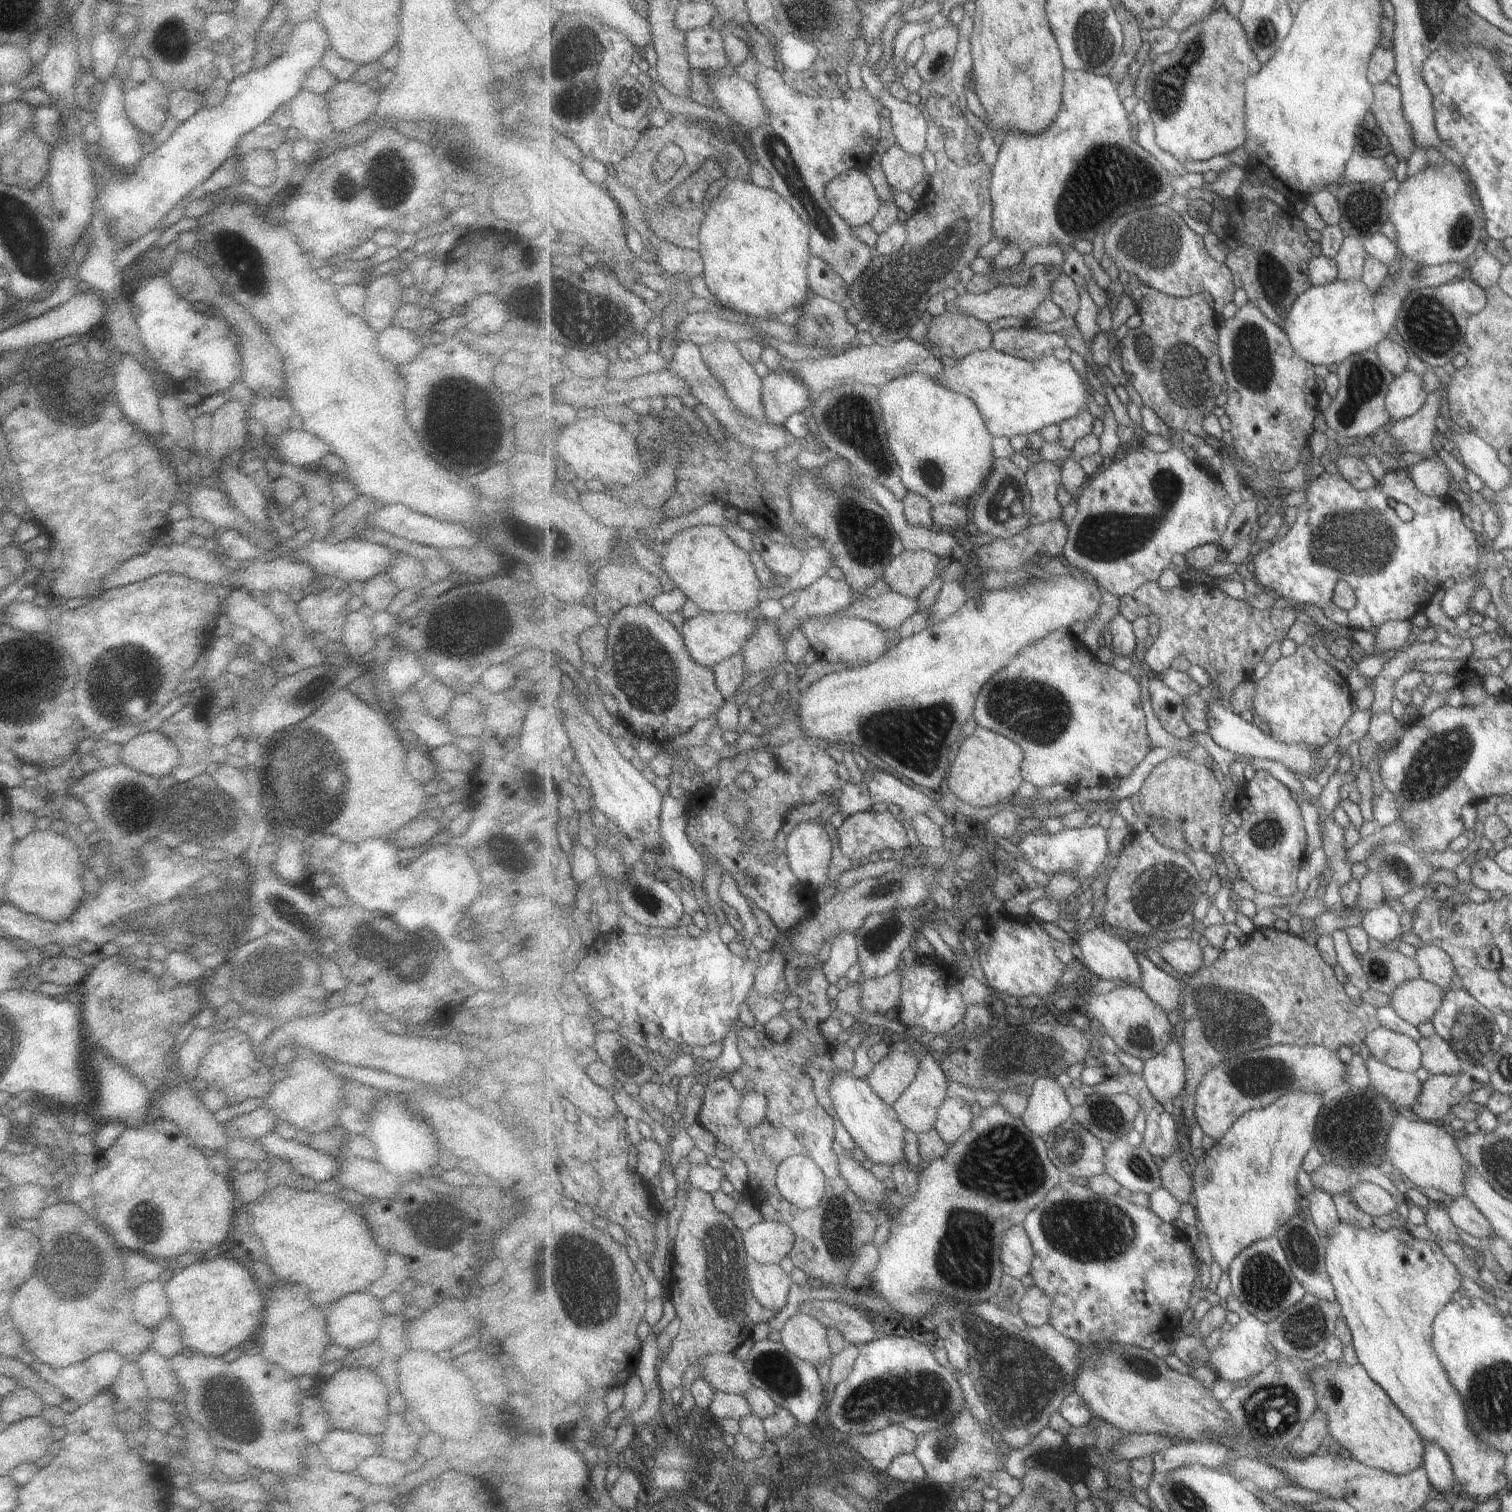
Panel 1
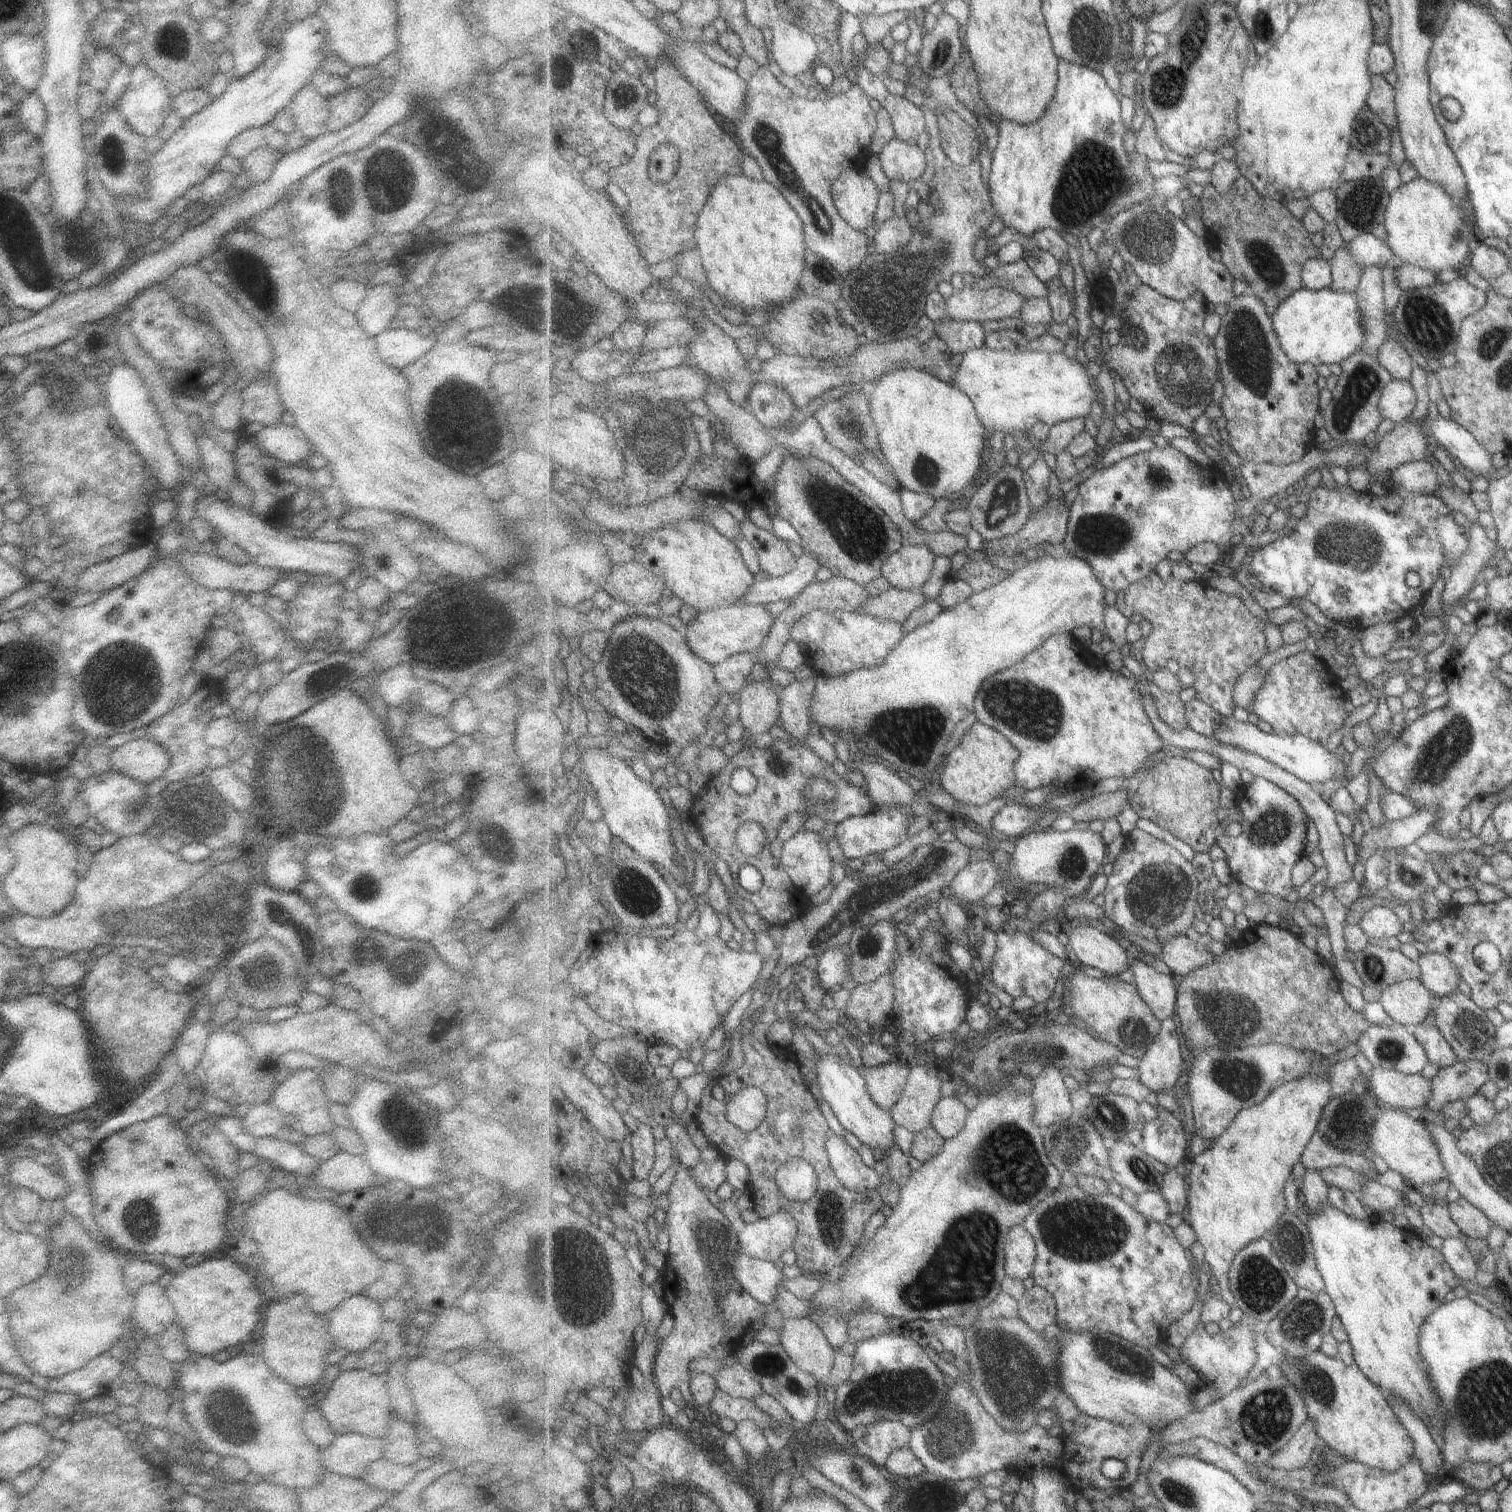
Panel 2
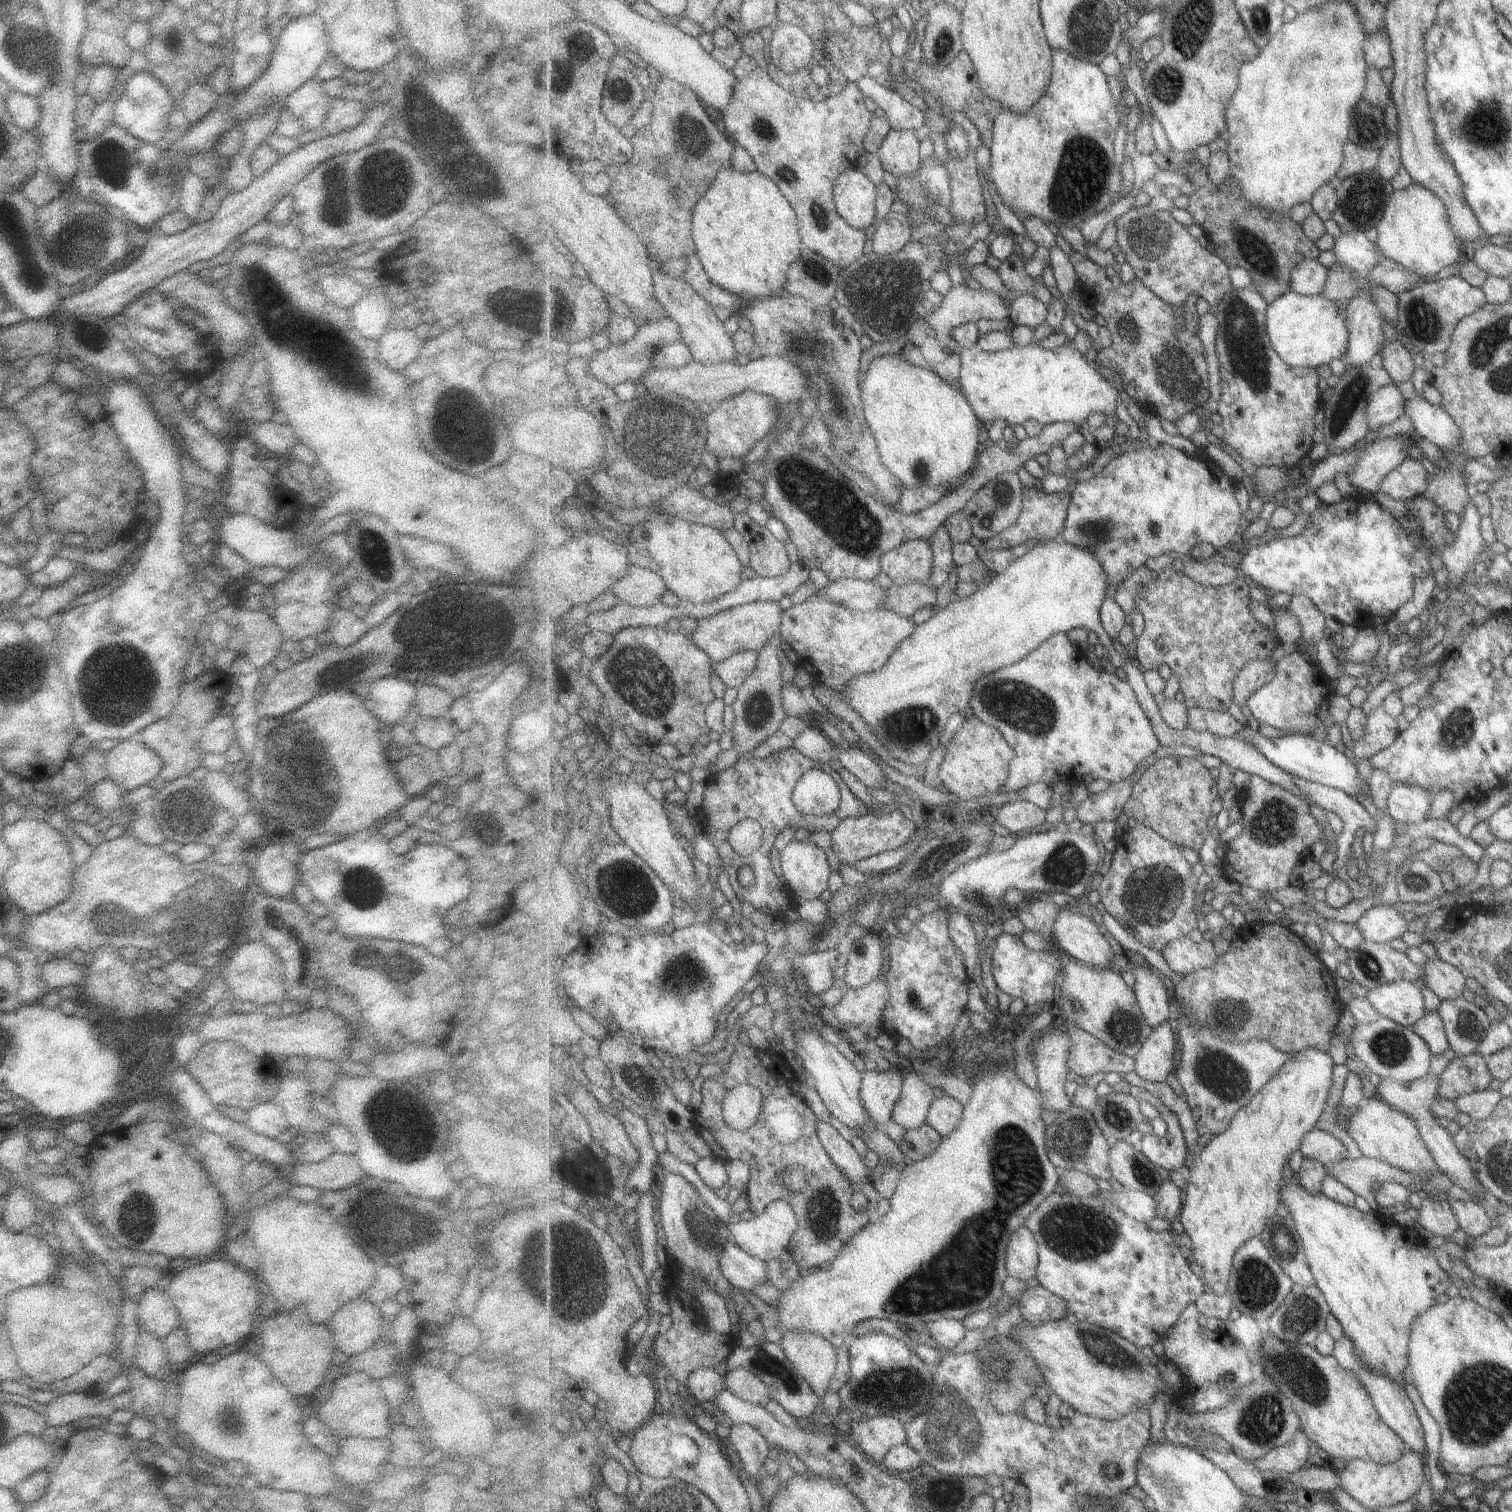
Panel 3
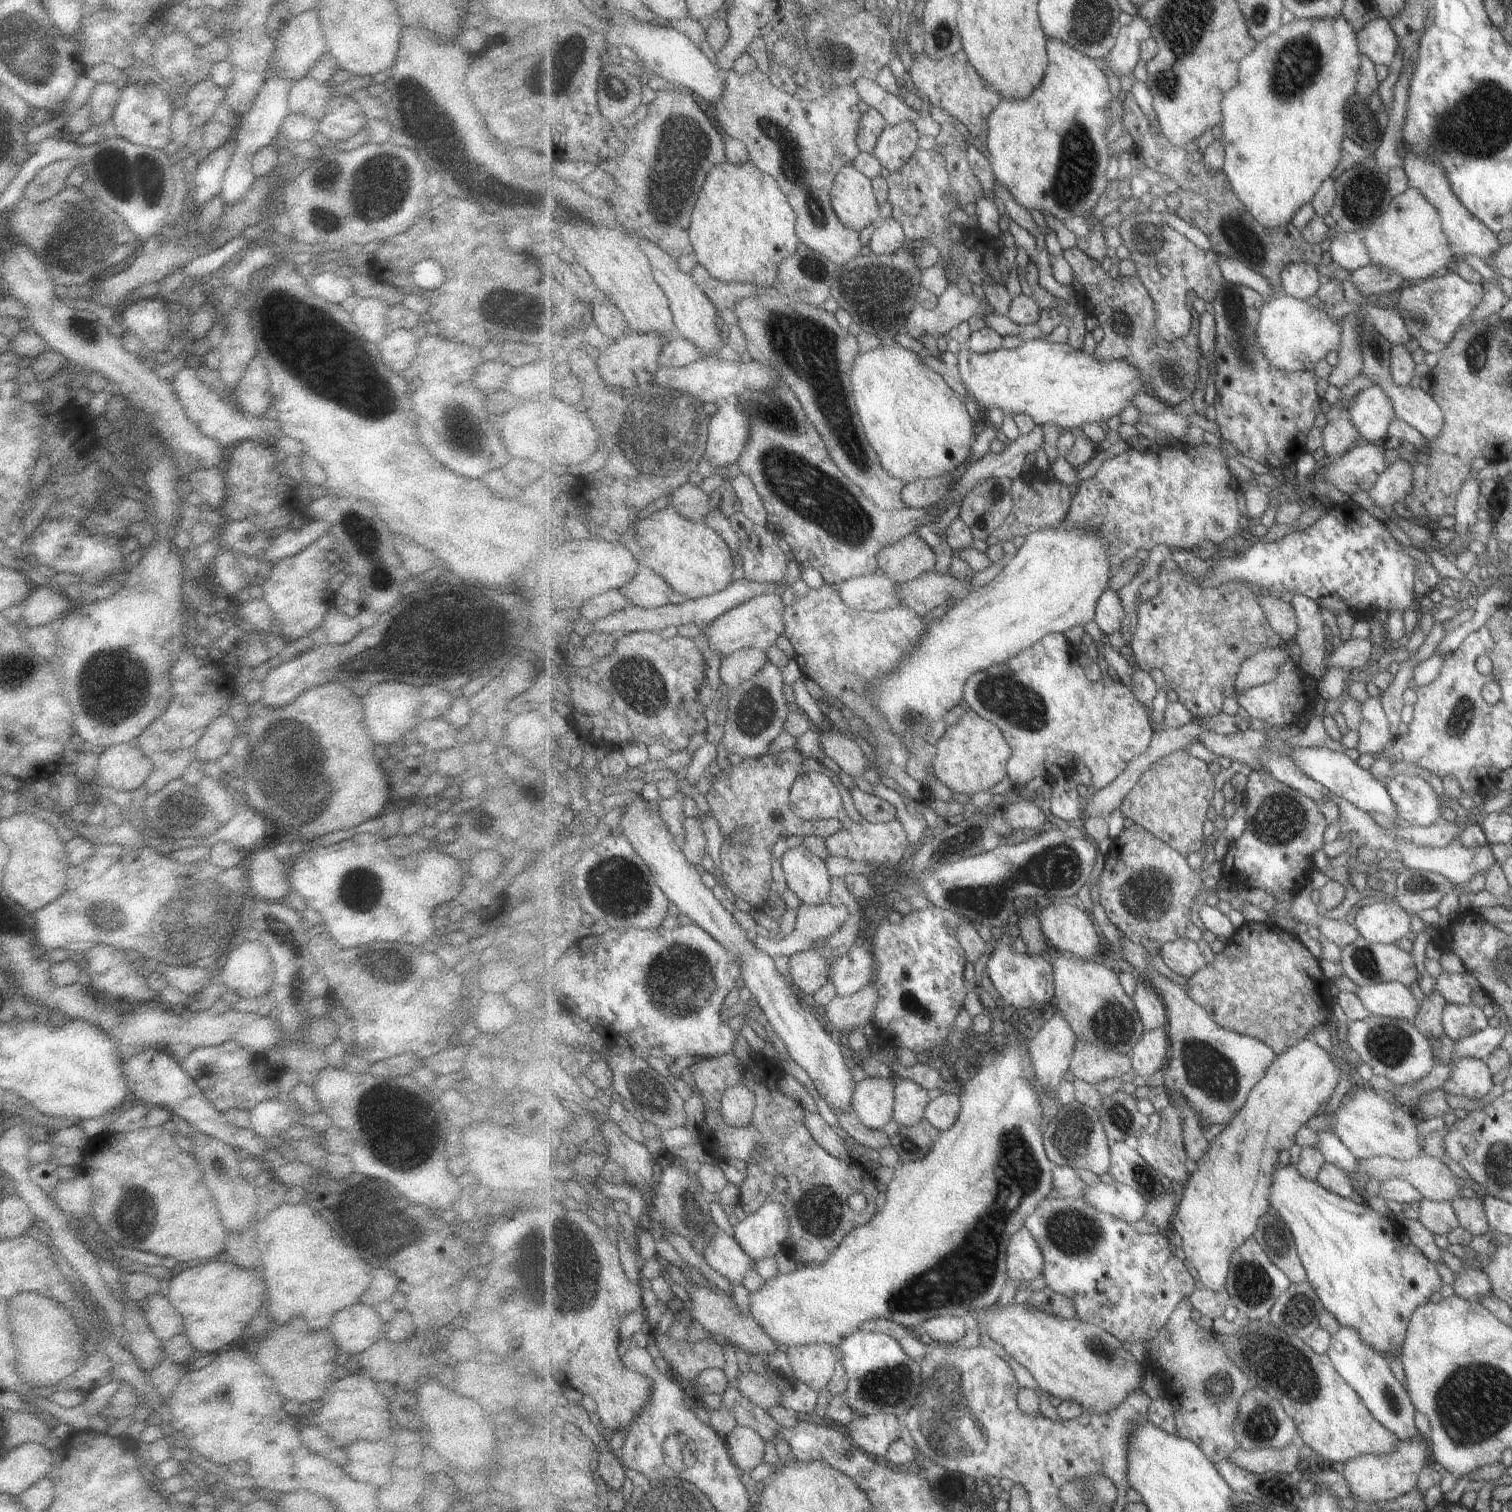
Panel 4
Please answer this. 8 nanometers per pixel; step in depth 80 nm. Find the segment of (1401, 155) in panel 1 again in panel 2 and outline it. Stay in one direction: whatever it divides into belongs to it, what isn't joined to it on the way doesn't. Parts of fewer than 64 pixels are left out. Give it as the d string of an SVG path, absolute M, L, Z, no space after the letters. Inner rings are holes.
M1372 75L1372 91L1368 105L1379 116L1387 129L1396 128L1399 131L1398 112L1396 111L1396 92L1383 75Z

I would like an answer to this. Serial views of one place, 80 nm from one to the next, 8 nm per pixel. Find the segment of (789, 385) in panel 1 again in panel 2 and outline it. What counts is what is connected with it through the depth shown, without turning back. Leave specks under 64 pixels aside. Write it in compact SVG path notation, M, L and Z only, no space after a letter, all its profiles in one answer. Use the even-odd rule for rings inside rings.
M762 382L753 387L742 409L747 409L767 428L779 428L789 422L799 407L792 396L782 388Z

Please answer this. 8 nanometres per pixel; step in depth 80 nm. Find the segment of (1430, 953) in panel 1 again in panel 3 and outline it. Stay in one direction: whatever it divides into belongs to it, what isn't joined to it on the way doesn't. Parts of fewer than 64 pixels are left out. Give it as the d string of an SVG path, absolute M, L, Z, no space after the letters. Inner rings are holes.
M1436 956L1424 965L1423 985L1435 993L1441 1001L1461 997L1465 988L1464 976L1460 970Z

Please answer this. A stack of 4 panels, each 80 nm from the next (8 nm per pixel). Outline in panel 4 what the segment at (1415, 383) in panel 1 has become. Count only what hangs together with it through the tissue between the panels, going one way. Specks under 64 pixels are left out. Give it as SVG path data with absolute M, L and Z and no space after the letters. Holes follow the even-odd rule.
M1377 386L1360 391L1350 406L1350 415L1362 437L1376 444L1387 441L1389 425L1397 418L1392 398Z

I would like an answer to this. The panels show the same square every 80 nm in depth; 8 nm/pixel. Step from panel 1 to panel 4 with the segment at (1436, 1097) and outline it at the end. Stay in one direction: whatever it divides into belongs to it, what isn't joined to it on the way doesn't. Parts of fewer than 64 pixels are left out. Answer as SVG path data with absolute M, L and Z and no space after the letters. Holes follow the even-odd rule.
M1463 1057L1448 1065L1449 1077L1442 1084L1446 1093L1476 1099L1487 1094L1493 1087L1492 1073L1484 1059Z

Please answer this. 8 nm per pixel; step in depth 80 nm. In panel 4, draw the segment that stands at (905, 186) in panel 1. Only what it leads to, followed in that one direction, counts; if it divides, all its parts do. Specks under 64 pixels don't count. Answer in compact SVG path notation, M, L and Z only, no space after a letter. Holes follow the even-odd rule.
M903 121L896 125L887 125L881 133L875 156L890 172L902 169L918 149L921 135L915 128L915 123Z

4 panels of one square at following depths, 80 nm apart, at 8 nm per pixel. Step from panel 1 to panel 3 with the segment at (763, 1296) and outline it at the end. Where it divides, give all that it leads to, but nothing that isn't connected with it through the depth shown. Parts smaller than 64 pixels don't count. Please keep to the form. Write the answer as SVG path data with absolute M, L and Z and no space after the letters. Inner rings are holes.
M733 1239L722 1249L720 1267L735 1288L753 1291L758 1285L769 1282L769 1268L763 1259L745 1252Z

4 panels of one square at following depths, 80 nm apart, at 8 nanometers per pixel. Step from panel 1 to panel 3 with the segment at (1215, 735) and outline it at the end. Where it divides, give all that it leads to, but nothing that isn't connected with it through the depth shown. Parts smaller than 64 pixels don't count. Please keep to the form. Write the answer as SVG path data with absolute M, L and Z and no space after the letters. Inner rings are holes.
M1248 726L1243 727L1236 735L1251 743L1258 751L1263 753L1264 757L1267 757L1273 764L1292 775L1306 781L1313 781L1314 783L1347 791L1354 797L1363 789L1369 791L1372 796L1371 782L1367 783L1361 778L1358 766L1352 759L1345 756L1341 747L1332 747L1326 741L1315 741L1311 735L1302 735L1301 733L1268 738Z

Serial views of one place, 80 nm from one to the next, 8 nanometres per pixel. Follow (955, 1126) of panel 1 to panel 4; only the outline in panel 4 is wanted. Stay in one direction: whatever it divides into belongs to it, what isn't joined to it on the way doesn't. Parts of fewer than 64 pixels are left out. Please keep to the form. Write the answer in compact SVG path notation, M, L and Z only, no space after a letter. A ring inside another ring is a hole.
M942 1093L929 1103L925 1119L941 1132L948 1131L960 1118L961 1107L959 1095Z

